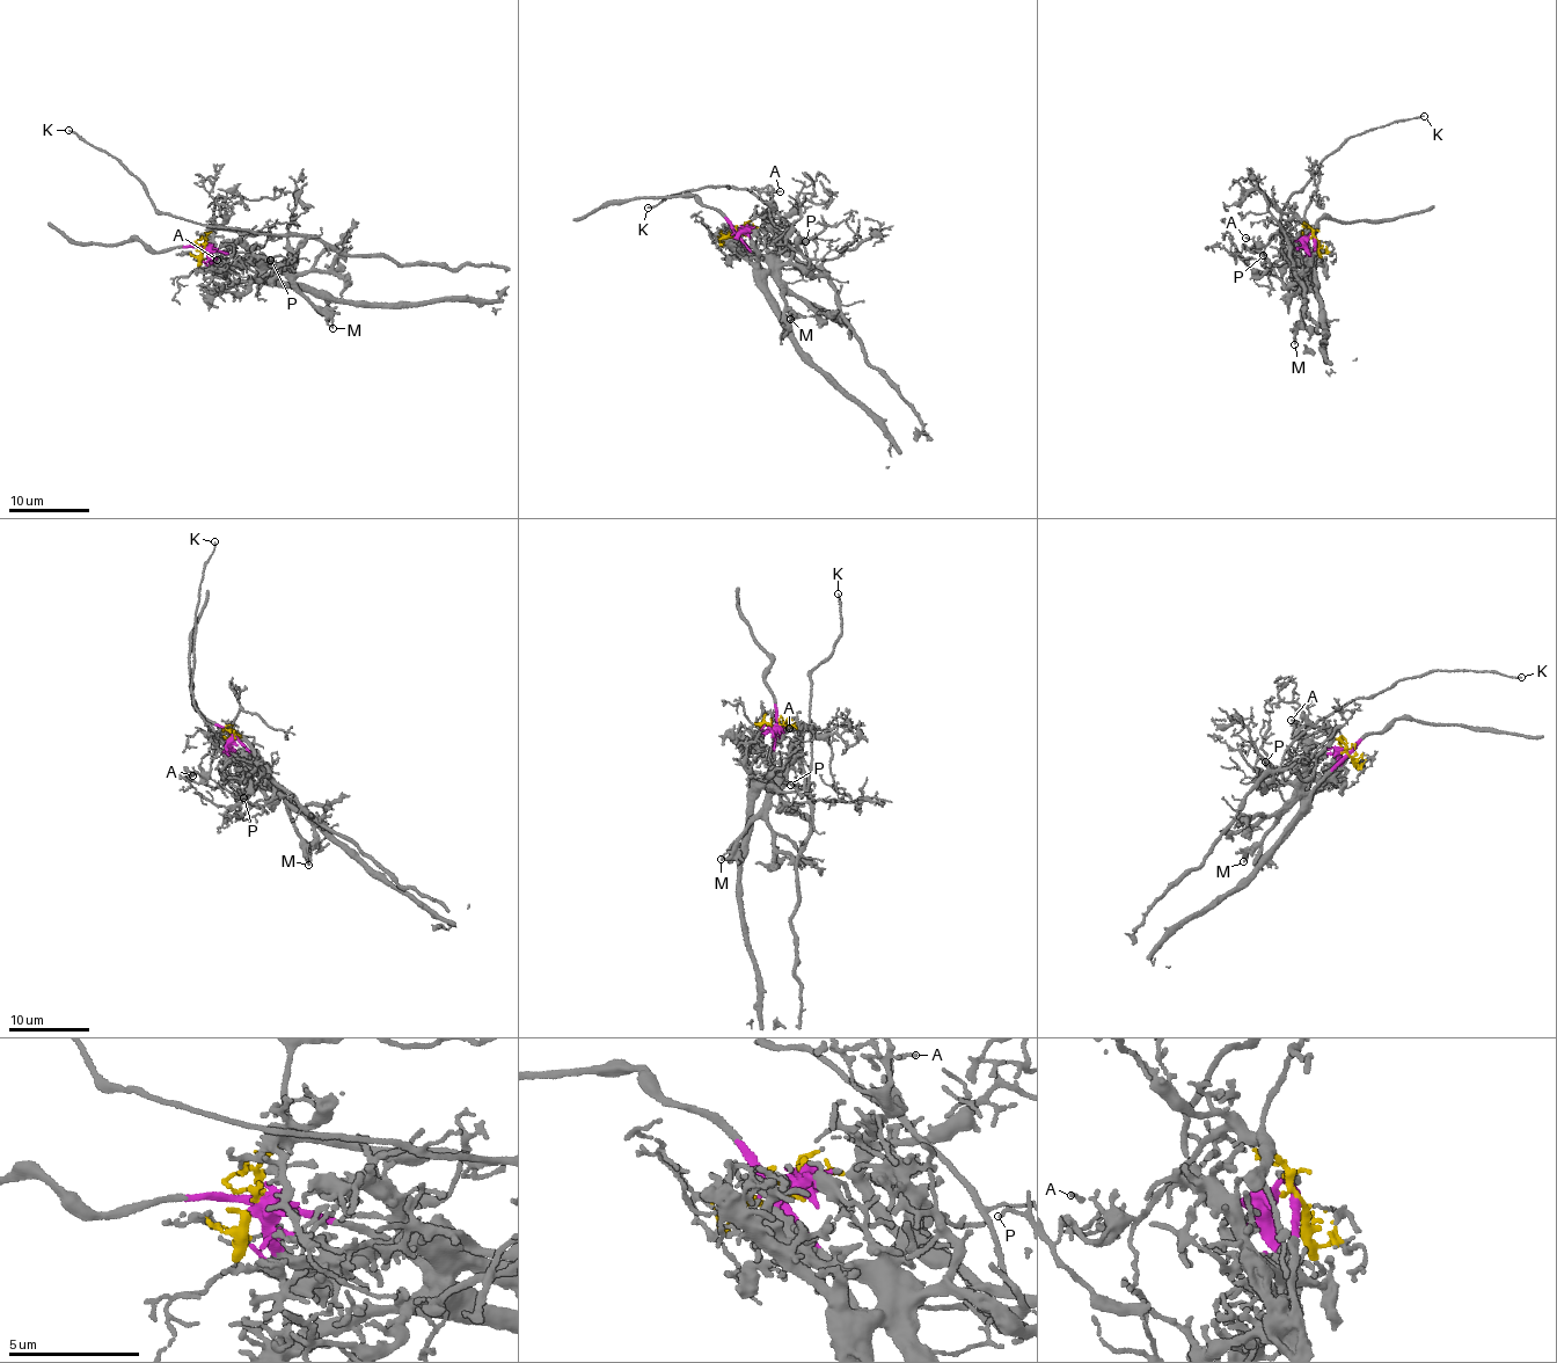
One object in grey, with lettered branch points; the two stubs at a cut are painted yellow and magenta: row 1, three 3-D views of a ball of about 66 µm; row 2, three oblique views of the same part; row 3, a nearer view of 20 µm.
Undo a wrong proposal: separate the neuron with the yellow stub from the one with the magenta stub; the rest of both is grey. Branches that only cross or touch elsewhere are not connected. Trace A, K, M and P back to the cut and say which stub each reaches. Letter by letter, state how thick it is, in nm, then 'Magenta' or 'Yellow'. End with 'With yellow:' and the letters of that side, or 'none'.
A: Thickness 90 nm. Yellow
K: Thickness 130 nm. Yellow
M: Thickness 140 nm. Magenta
P: Thickness 110 nm. Yellow
With yellow: A, K, P

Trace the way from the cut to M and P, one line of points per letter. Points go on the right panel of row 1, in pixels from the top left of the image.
M: (1315, 239), (1313, 268), (1305, 271), (1307, 282), (1294, 328), (1295, 344)
P: (1315, 239), (1302, 221), (1305, 226), (1291, 238), (1292, 243), (1273, 263), (1263, 256)

